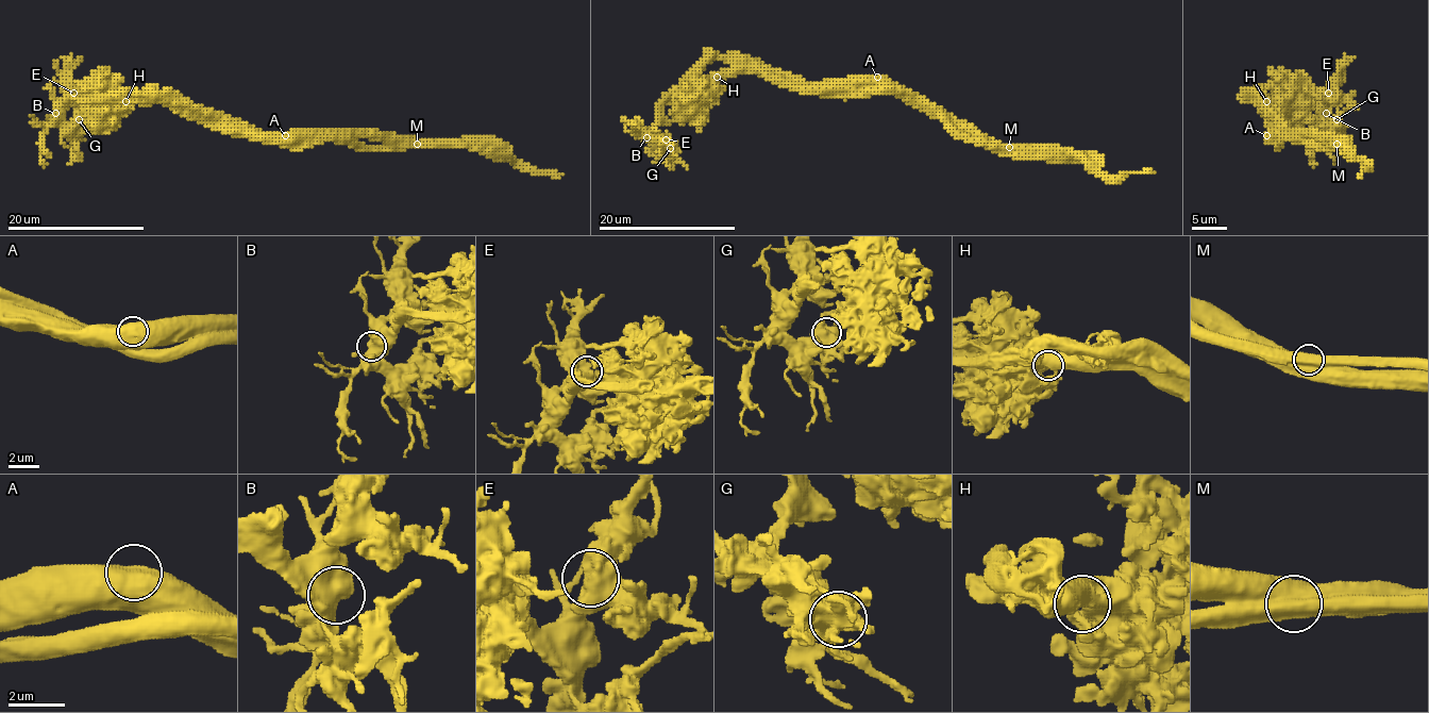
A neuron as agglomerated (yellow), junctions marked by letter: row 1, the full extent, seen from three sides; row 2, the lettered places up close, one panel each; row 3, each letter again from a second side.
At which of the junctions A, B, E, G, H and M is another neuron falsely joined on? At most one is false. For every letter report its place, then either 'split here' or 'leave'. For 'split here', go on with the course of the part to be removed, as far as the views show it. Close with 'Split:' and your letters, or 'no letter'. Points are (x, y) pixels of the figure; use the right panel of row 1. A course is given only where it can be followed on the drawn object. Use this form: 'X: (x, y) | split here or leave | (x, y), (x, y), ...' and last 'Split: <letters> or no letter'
A: (1266, 135) | leave
B: (1326, 113) | leave
E: (1328, 93) | leave
G: (1337, 119) | leave
H: (1266, 101) | leave
M: (1337, 144) | split here | (1337, 144), (1281, 144), (1283, 126), (1247, 94), (1303, 98), (1322, 117), (1316, 165)
Split: M

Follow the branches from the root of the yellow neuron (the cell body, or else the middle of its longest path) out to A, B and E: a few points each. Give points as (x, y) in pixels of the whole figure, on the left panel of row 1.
A: (271, 137), (285, 135)
B: (271, 137), (244, 129), (213, 129), (158, 101), (70, 98), (55, 113)
E: (271, 137), (244, 129), (213, 129), (158, 101), (70, 98), (62, 103), (73, 93)

